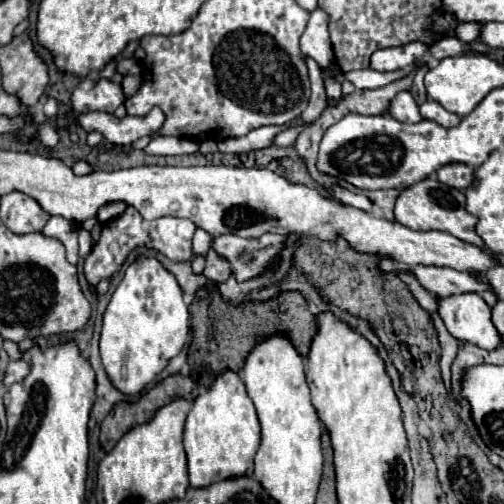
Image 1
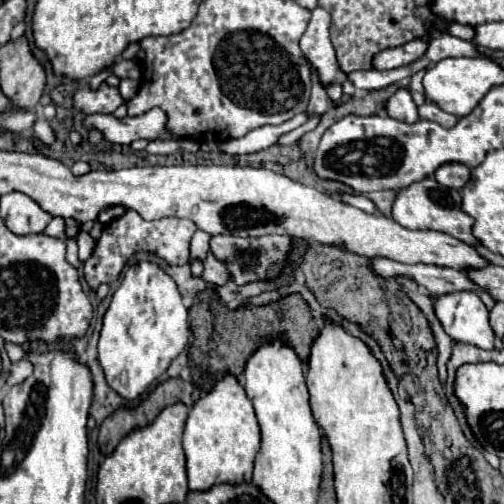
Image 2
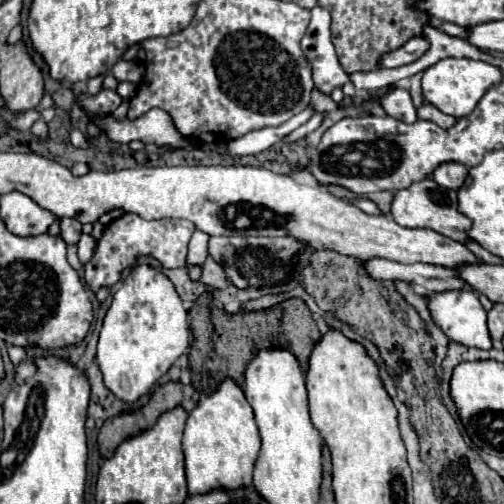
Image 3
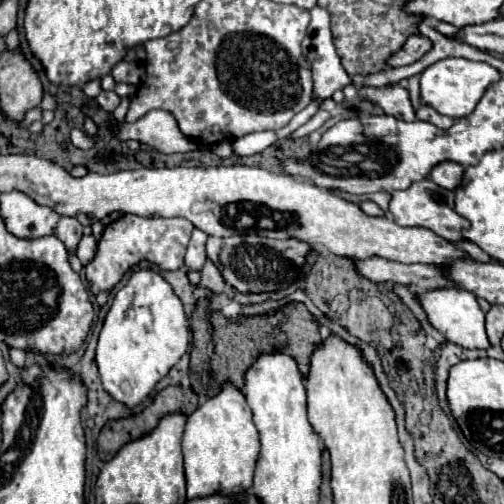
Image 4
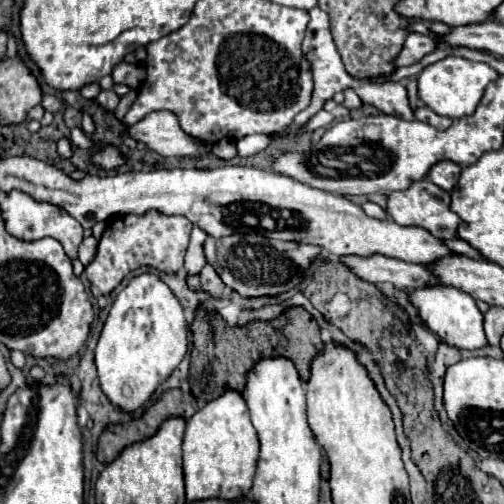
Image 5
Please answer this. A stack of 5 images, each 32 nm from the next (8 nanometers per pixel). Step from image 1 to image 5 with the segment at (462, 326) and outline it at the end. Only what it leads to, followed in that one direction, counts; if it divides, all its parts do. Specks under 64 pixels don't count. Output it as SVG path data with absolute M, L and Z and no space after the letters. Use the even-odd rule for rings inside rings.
M430 286L424 290L410 292L410 300L418 308L426 326L432 328L442 338L442 342L464 350L488 346L488 340L484 334L484 314L478 310L476 300L466 292L460 292L458 288L452 288L452 286Z

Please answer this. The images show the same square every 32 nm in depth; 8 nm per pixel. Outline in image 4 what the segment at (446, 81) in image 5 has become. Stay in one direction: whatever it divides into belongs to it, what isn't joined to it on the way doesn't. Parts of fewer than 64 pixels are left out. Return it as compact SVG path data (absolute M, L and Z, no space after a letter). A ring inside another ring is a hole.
M444 58L422 72L420 94L422 94L422 100L434 110L438 110L440 114L446 114L452 118L464 118L476 108L486 88L500 78L502 74L486 62L472 62L466 58Z

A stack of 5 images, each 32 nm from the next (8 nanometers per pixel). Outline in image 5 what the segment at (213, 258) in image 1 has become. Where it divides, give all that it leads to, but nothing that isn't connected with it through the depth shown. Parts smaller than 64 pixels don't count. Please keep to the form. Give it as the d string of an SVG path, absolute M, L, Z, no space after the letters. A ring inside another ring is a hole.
M206 264L206 266L202 268L202 272L200 272L200 286L202 286L206 292L210 292L214 298L220 298L220 296L226 292L224 282L220 280L218 272L216 272L210 264Z

